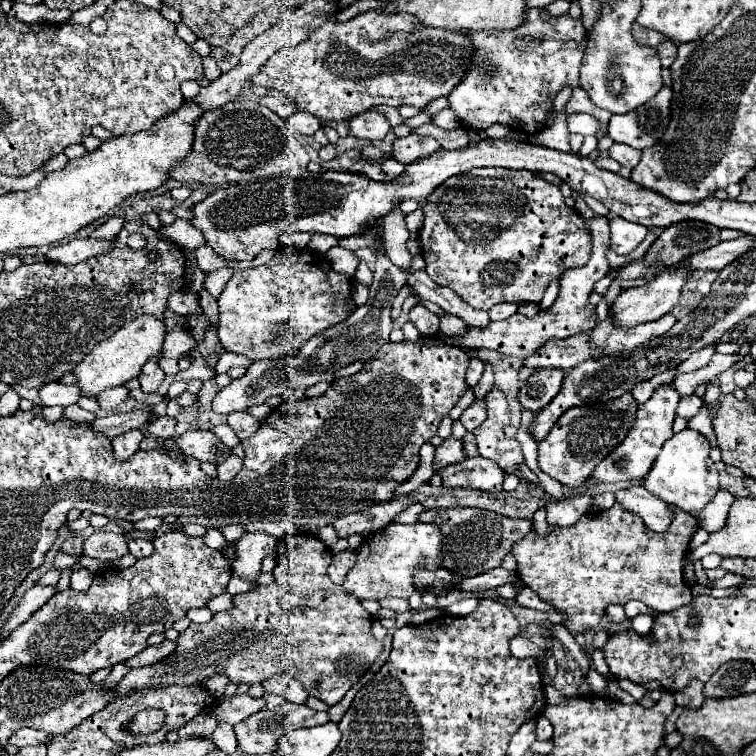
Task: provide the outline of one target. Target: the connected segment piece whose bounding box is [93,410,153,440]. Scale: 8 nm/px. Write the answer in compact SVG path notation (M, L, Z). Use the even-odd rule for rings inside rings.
M133 410L133 412L127 412L127 414L111 414L111 416L105 416L105 418L97 418L93 422L93 428L97 432L105 434L109 440L113 440L115 436L125 434L127 430L139 428L151 416L153 416L153 412L149 412L149 410Z

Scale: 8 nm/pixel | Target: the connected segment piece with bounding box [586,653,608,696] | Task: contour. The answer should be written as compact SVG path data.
M587 653L586 656L590 663L590 668L586 676L586 681L591 686L592 694L596 696L605 696L608 682L601 674L599 674L595 670L591 654Z

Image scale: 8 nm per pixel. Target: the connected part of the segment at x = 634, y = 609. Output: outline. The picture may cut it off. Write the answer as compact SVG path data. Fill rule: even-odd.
M629 601L624 605L625 613L628 618L633 618L638 614L648 614L655 618L659 612L652 610L640 601Z

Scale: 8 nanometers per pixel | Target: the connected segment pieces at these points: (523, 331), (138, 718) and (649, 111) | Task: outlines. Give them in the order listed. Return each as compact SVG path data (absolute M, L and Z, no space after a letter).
M593 216L593 218L587 220L589 230L593 234L593 256L589 258L589 262L585 266L569 268L561 274L561 278L559 278L559 296L557 296L557 300L553 302L551 308L539 310L537 318L527 318L523 314L513 314L505 320L491 322L487 328L467 328L467 332L463 332L459 336L449 336L451 344L469 348L471 352L475 352L479 348L491 348L491 350L495 350L499 354L505 354L505 356L525 358L531 352L535 352L537 348L541 348L541 344L545 344L545 340L569 338L569 336L575 336L577 332L593 328L597 316L595 316L595 308L589 304L589 294L593 292L593 284L609 272L609 262L607 262L607 250L609 250L609 244L611 244L609 222L611 220L605 218L605 216Z
M149 708L149 710L143 710L143 712L137 712L135 714L135 720L129 722L129 730L133 734L147 734L151 730L161 728L161 722L163 720L165 720L165 714L161 710Z
M661 88L655 98L645 106L631 110L629 114L613 114L609 120L609 136L613 142L621 142L633 148L653 146L669 124L671 88Z

